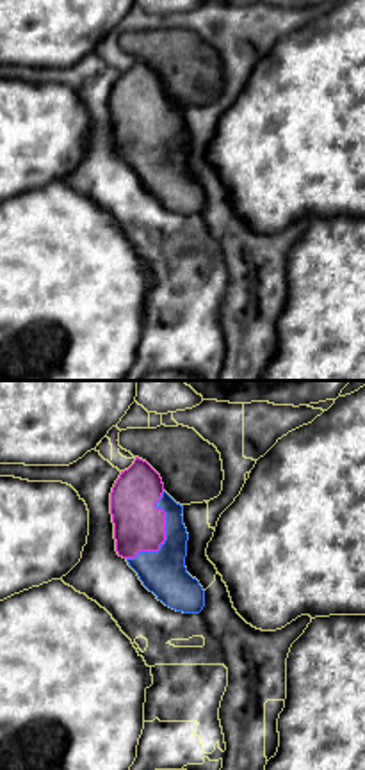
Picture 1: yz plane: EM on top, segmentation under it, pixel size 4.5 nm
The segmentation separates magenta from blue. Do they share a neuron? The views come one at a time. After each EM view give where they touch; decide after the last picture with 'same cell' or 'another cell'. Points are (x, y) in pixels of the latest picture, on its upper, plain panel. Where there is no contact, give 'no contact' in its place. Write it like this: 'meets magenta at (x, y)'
meets magenta at (164, 137)

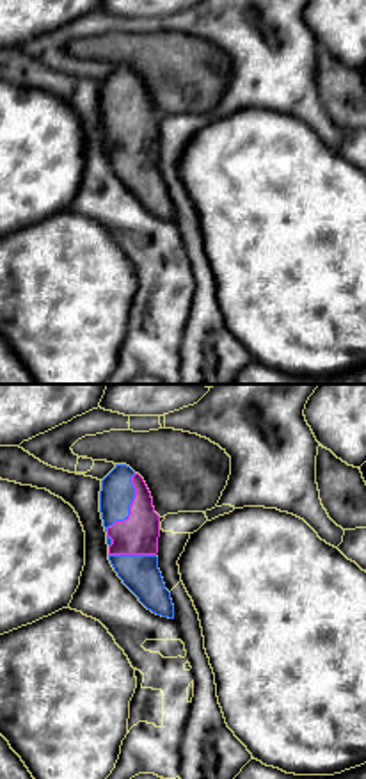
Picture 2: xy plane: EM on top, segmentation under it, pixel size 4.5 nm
meets magenta at (130, 107)

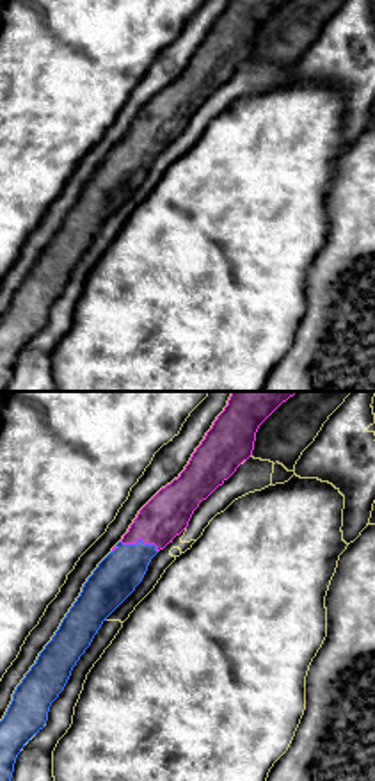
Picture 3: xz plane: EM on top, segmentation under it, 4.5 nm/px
meets magenta at (143, 143)

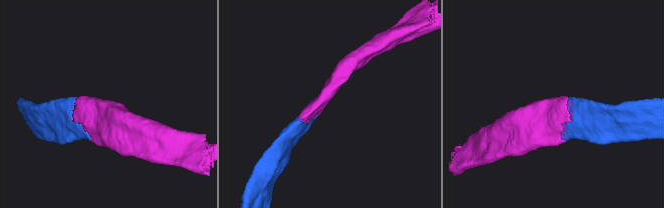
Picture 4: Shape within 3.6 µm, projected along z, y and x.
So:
same cell

